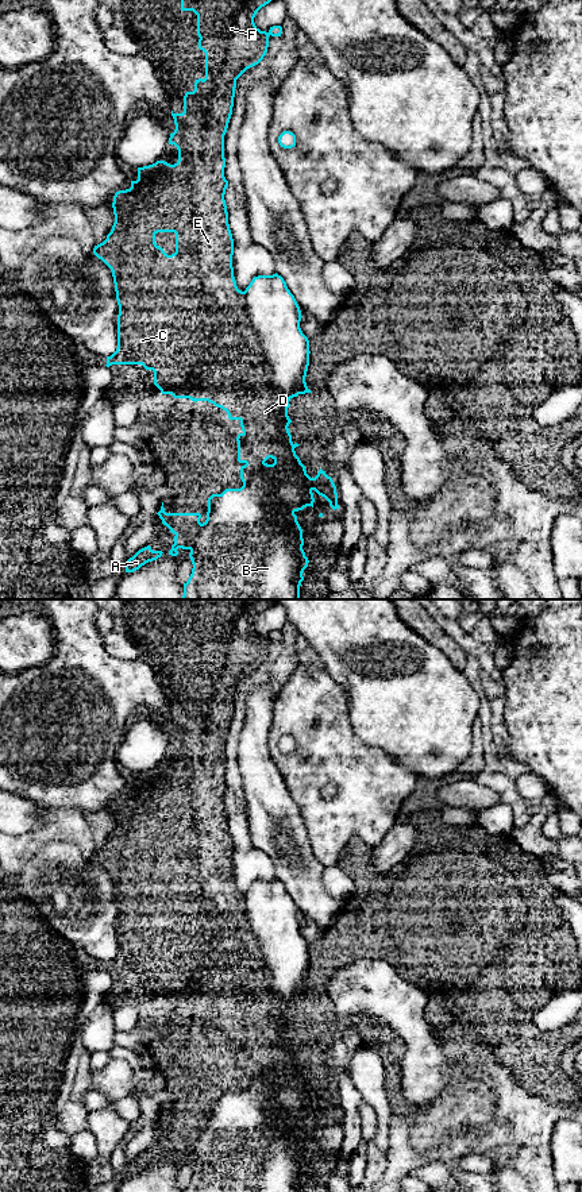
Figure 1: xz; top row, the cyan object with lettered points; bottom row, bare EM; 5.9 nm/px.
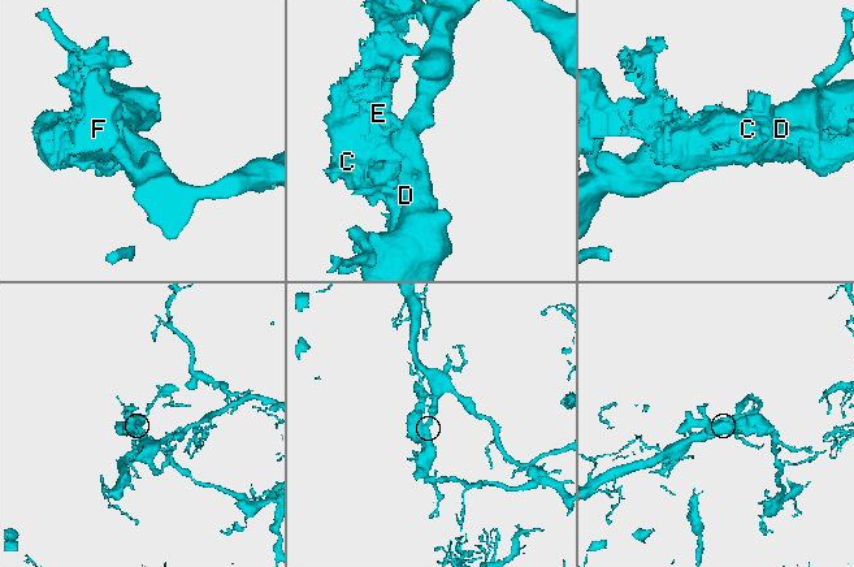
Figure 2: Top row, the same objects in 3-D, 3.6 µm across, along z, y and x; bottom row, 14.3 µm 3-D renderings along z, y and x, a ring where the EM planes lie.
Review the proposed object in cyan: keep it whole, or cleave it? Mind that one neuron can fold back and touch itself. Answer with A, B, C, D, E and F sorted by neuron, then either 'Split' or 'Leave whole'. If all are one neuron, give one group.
Groups: A B D / C E F. Split

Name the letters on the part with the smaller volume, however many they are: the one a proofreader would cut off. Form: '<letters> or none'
C, E, F

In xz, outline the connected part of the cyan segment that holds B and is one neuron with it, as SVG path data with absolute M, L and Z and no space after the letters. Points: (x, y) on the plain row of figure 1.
M277 877L254 882L244 895L243 927L254 940L251 948L240 949L240 1031L243 1037L270 1037L274 1041L270 1057L259 1060L254 1054L238 1056L240 1072L240 1093L226 1093L208 1103L207 1125L201 1129L200 1118L166 1118L163 1107L157 1118L171 1138L174 1149L169 1160L177 1161L178 1153L189 1154L193 1173L184 1192L300 1192L308 1162L302 1154L302 1134L294 1119L307 1111L313 1112L313 1095L324 1102L329 1111L339 1114L336 1091L321 1073L315 1083L307 1079L305 1071L296 1060L300 1049L292 1046L288 1021L289 1006L298 999L312 998L305 987L309 971L309 945L300 933L301 915L286 887Z

